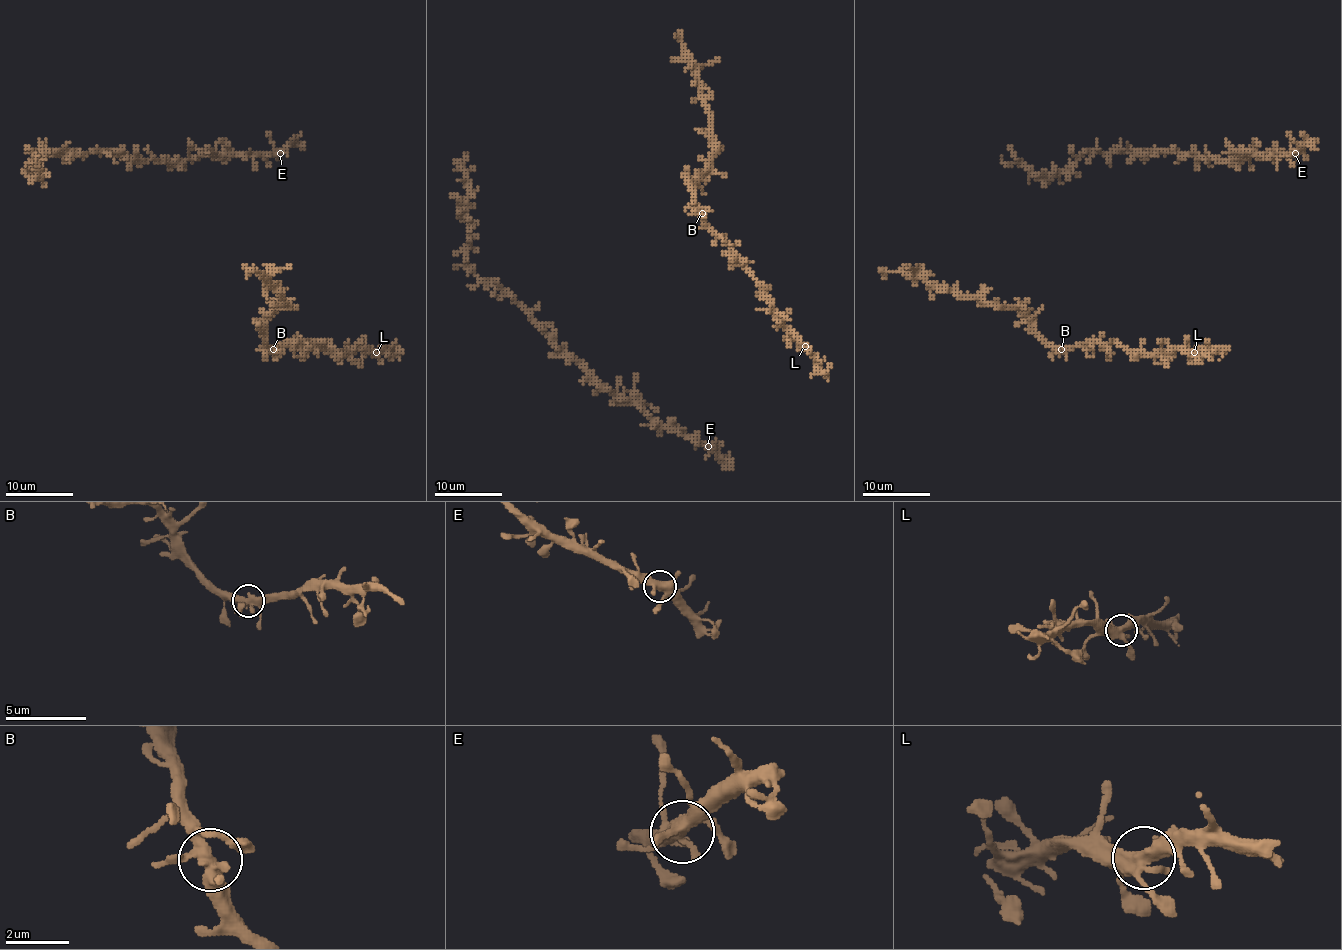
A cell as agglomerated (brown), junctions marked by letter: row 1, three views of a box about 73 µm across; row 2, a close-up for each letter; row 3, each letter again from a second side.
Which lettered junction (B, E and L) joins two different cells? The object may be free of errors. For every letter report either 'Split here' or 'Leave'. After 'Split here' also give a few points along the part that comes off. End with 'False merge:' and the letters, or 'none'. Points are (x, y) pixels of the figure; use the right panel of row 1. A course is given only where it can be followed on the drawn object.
B: Leave
E: Leave
L: Leave
False merge: none

